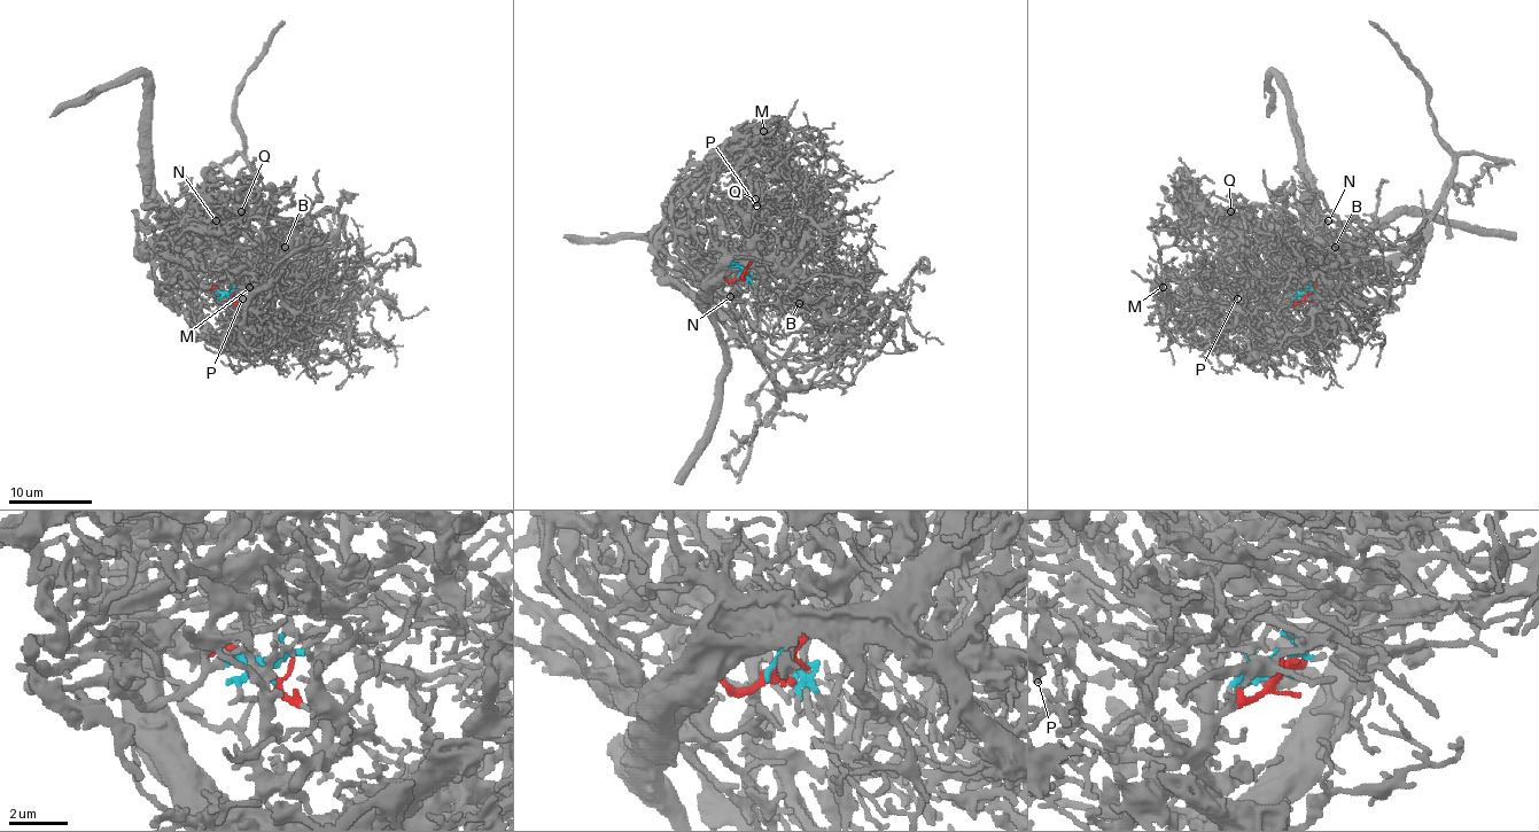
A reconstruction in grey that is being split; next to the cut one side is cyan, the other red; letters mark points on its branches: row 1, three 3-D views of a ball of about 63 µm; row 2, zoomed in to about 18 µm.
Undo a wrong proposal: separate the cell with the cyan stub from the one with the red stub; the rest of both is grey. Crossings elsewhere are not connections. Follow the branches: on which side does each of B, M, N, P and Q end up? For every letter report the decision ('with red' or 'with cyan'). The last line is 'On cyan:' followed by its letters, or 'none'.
B: with cyan
M: with red
N: with cyan
P: with red
Q: with cyan
On cyan: B, N, Q

